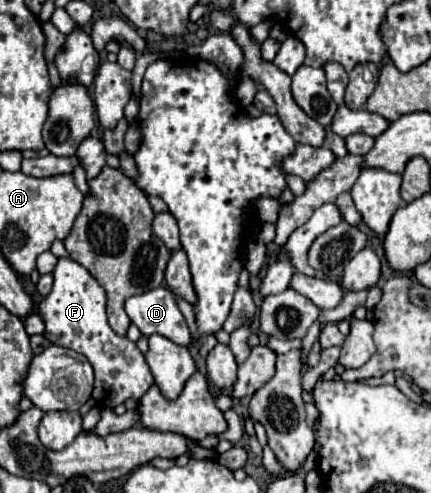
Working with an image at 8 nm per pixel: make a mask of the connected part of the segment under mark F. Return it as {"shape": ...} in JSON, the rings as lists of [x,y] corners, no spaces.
{"shape":[[[59,258],[53,270],[53,278],[55,282],[51,294],[45,296],[45,300],[39,304],[39,312],[47,328],[45,336],[51,340],[51,344],[67,346],[87,356],[87,360],[95,368],[93,398],[97,402],[101,398],[101,406],[109,404],[111,408],[115,408],[127,398],[137,402],[153,386],[155,380],[137,344],[125,336],[115,334],[107,324],[105,290],[89,274],[89,270],[85,270],[85,266],[71,258]]]}

